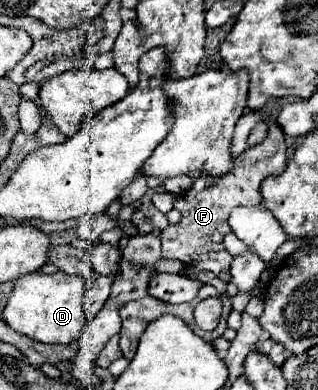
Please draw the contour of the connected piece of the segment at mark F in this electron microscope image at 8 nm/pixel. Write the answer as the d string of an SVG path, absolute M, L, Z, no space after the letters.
M268 119L266 123L268 123L268 137L262 143L246 149L234 161L232 171L220 177L214 177L214 175L198 177L194 179L192 189L188 189L180 197L178 201L178 209L182 213L180 223L166 227L160 235L164 259L180 259L186 265L216 273L222 281L230 281L228 271L234 257L224 247L224 237L230 233L228 215L234 207L240 207L240 205L244 207L262 205L262 197L258 193L262 179L266 179L268 175L280 175L286 169L286 161L288 161L284 131L276 123L276 119Z

